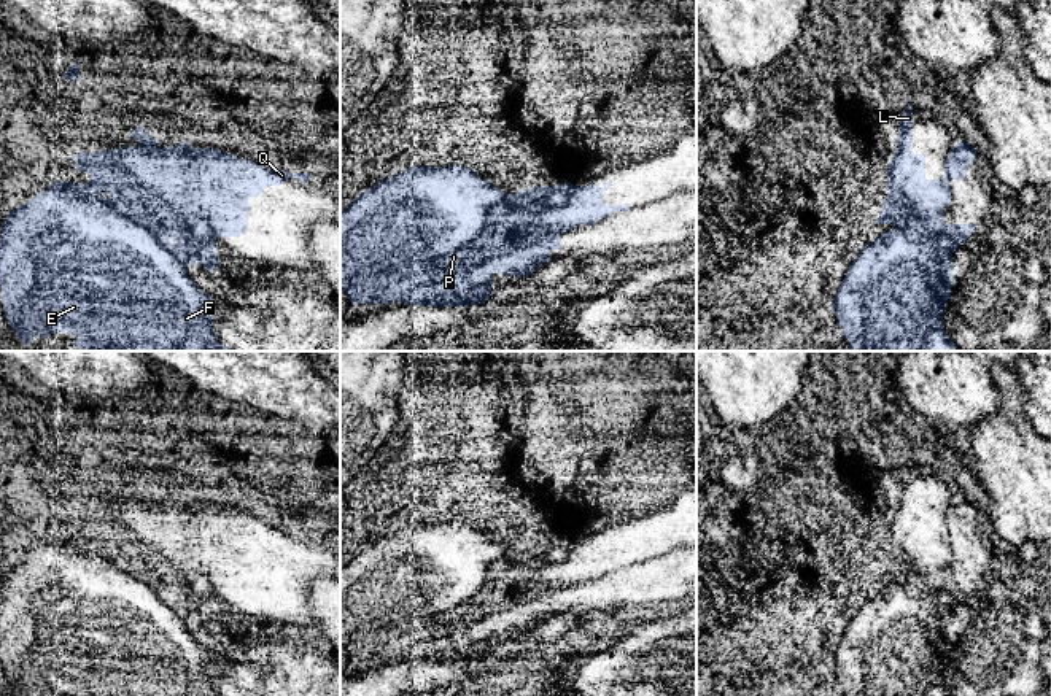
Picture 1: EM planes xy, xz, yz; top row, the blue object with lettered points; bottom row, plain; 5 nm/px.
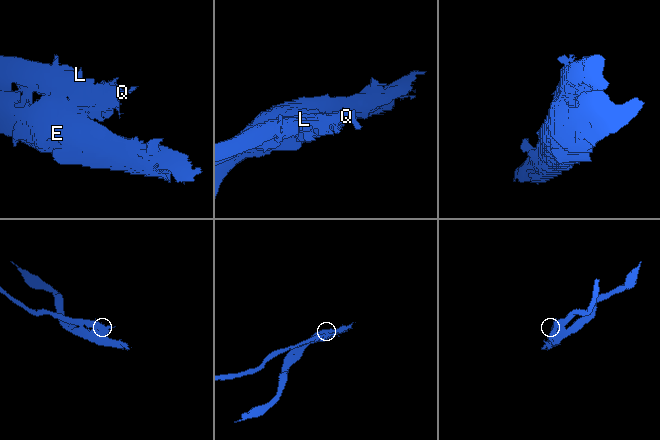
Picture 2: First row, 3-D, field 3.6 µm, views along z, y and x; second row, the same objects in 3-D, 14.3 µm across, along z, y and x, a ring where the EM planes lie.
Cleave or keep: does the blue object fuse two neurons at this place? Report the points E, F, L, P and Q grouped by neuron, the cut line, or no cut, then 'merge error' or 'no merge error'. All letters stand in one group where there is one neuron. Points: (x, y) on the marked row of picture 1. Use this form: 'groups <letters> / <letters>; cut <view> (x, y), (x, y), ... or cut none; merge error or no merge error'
groups E F P / L Q; cut xz (504, 194), (492, 212), (512, 228), (519, 240), (519, 275); merge error

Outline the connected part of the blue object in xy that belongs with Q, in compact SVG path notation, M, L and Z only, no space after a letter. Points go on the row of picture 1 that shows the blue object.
M143 126L135 129L130 137L140 145L103 149L100 153L78 153L75 156L76 170L91 173L91 183L99 199L107 192L110 205L116 207L134 224L153 234L157 232L165 240L173 238L176 246L186 249L188 256L208 272L213 272L221 262L216 254L216 238L240 237L246 232L248 213L251 210L248 200L251 197L258 197L269 186L280 186L289 178L304 183L312 178L312 173L269 170L250 159L239 159L234 153L221 153L216 148L192 149L189 141L159 149L161 140L153 140Z

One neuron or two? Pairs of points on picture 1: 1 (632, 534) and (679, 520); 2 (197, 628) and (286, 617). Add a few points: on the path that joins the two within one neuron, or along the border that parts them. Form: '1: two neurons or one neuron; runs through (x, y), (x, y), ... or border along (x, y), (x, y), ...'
1: one neuron; runs through (643, 534), (655, 534), (668, 528)
2: two neurons; border along (259, 617), (239, 625)

